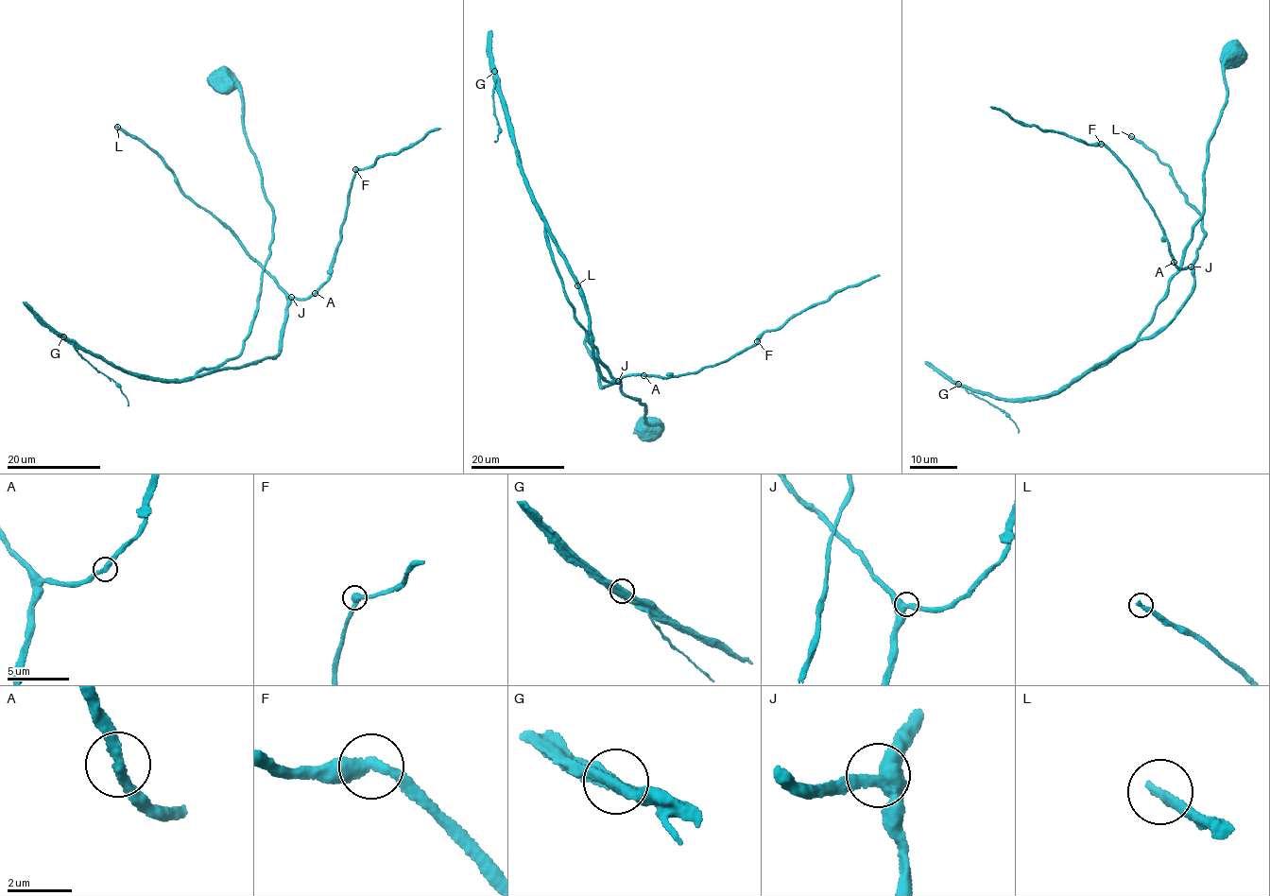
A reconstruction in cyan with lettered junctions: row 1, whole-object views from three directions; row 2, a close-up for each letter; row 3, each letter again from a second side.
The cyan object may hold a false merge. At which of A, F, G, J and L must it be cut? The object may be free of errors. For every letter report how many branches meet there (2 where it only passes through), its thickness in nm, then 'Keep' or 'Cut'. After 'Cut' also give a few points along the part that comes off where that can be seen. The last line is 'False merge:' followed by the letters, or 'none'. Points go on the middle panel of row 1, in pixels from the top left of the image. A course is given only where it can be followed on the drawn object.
A: Branches: 2. Thickness 320 nm. Keep
F: Branches: 2. Thickness 400 nm. Keep
G: Branches: 2. Thickness 550 nm. Keep
J: Branches: 2. Thickness 440 nm. Keep
L: Branches: 1. Thickness 300 nm. Keep
False merge: none

